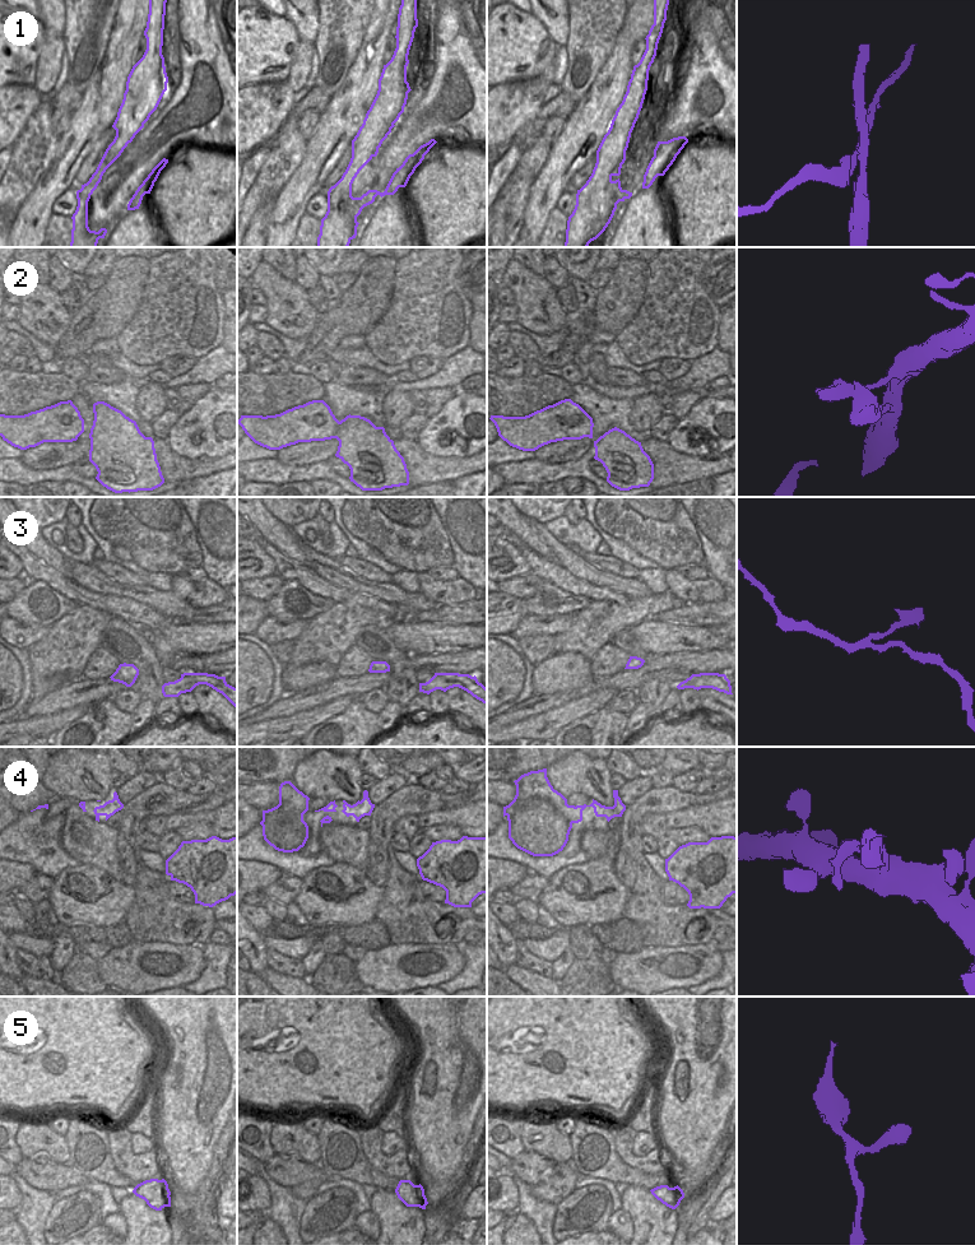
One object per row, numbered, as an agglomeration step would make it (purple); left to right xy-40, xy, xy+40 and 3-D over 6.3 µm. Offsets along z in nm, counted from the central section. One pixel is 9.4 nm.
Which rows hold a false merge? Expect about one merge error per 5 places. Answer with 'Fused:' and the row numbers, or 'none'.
Fused: 1

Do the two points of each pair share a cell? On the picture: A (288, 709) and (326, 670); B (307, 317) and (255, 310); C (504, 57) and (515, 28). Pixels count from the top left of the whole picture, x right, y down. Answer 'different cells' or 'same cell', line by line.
A: different cells
B: different cells
C: same cell

